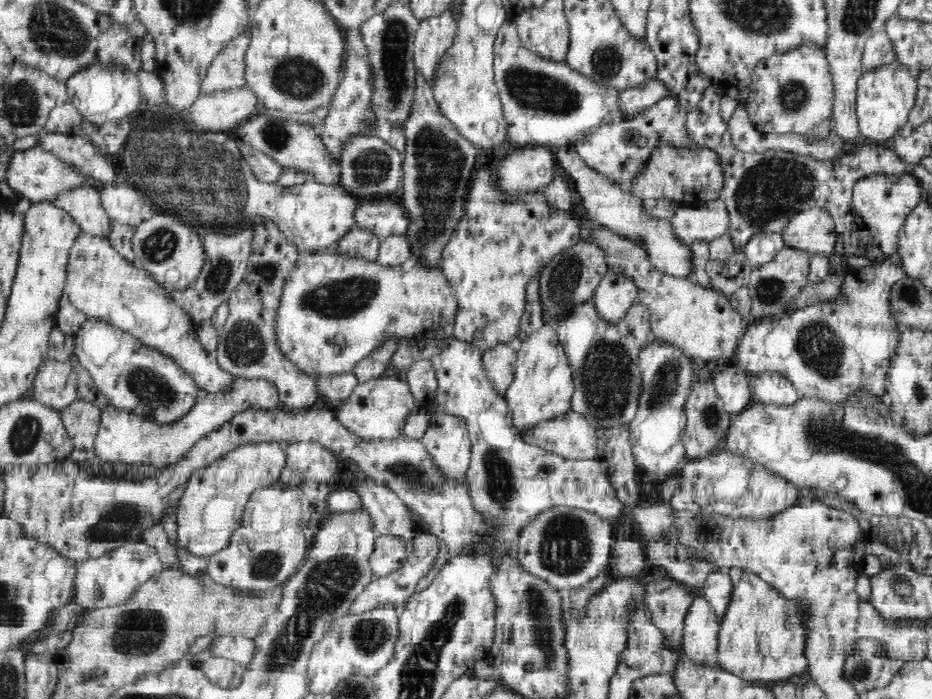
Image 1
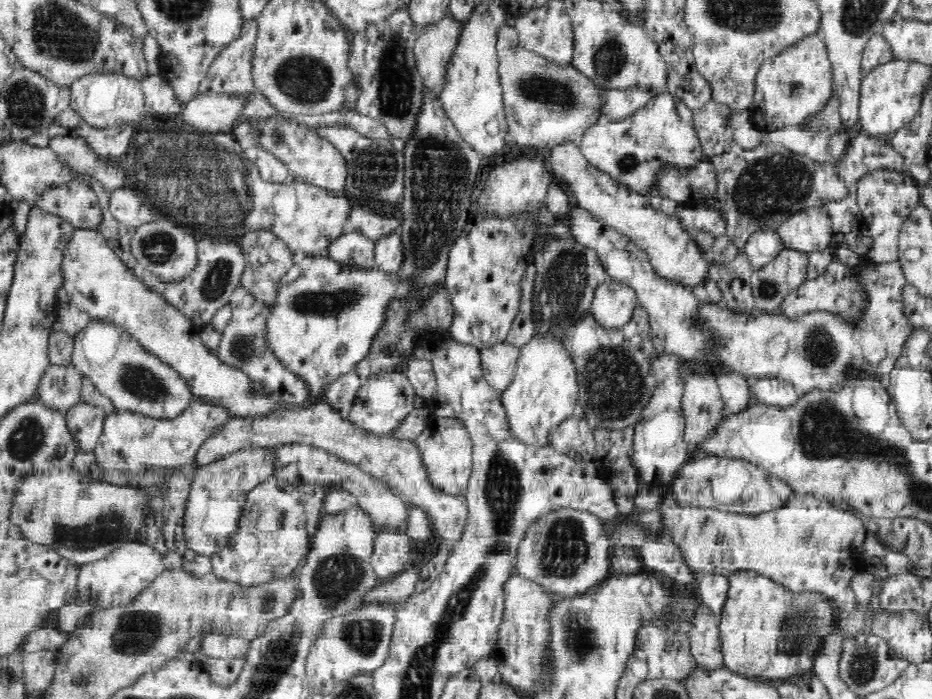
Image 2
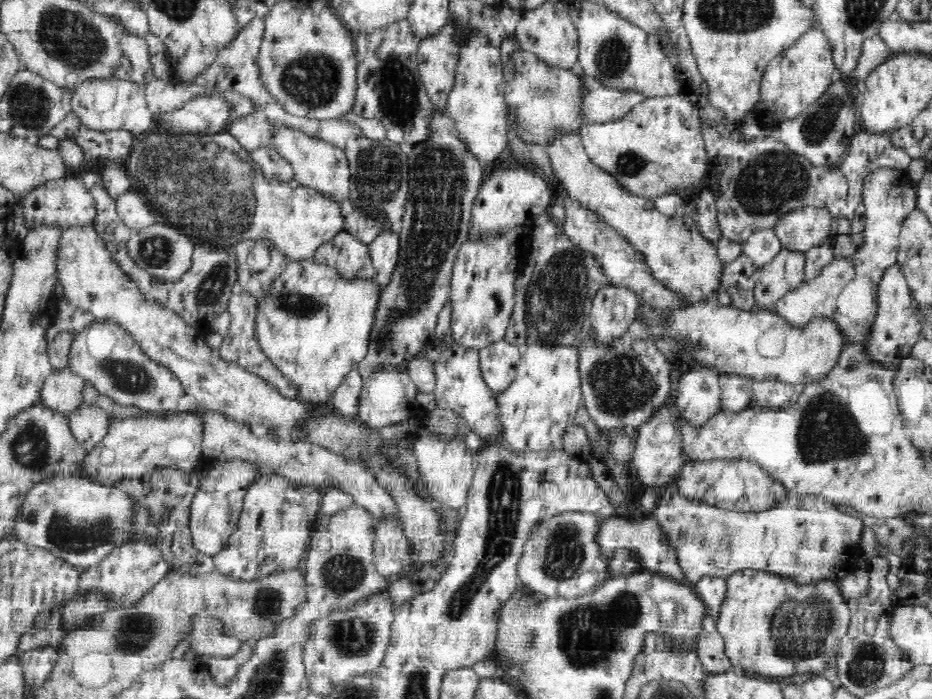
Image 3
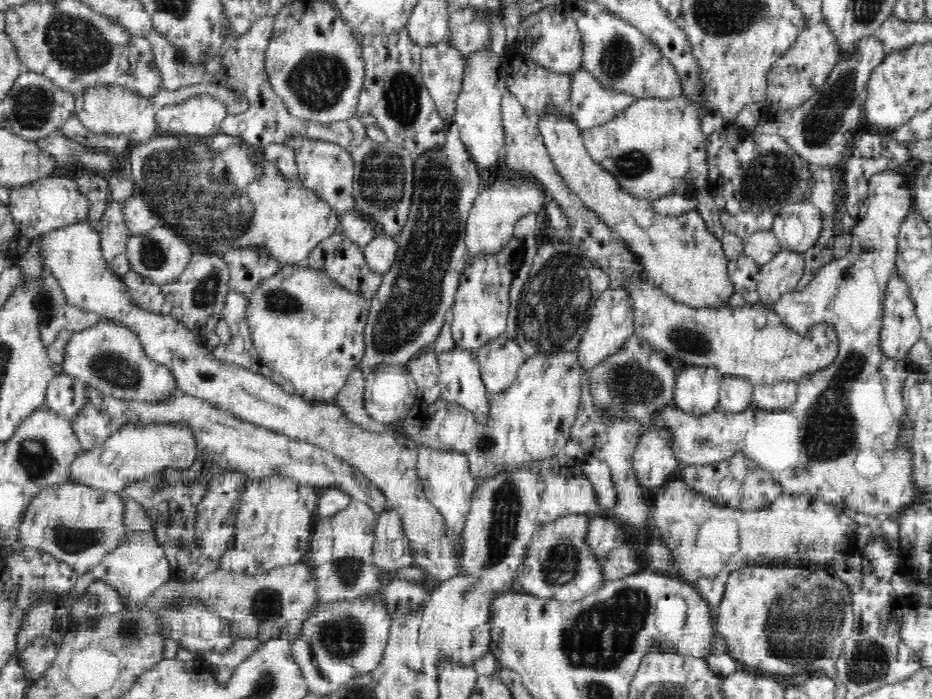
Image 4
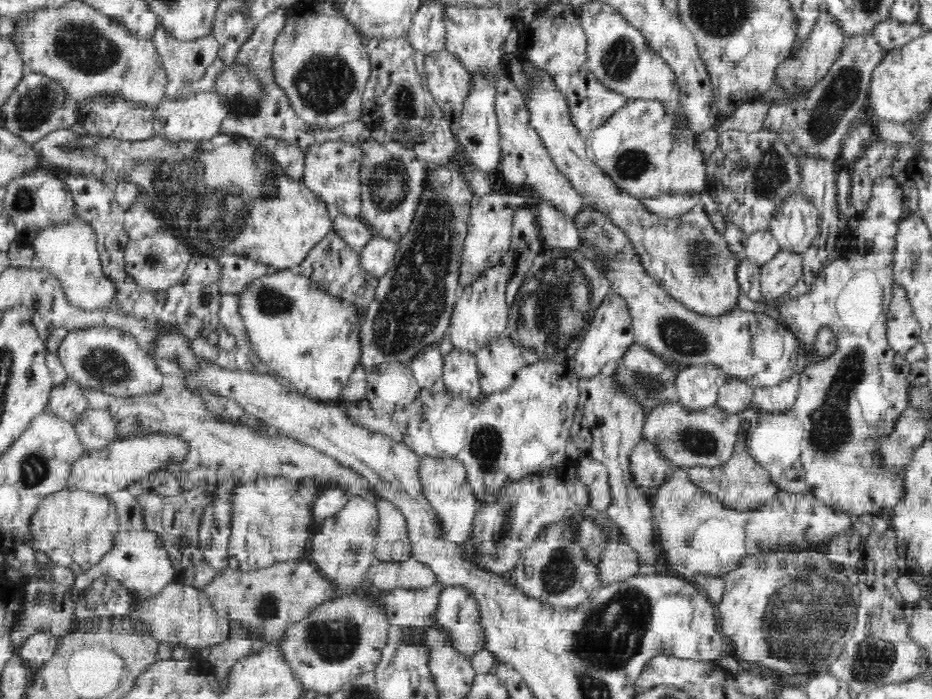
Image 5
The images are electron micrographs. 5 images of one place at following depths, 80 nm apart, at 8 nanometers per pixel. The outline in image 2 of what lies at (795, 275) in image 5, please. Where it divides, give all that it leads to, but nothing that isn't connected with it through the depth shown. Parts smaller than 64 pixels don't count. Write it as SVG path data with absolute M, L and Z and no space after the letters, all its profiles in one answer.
M782 249L751 276L755 312L778 313L780 303L807 279L807 253Z

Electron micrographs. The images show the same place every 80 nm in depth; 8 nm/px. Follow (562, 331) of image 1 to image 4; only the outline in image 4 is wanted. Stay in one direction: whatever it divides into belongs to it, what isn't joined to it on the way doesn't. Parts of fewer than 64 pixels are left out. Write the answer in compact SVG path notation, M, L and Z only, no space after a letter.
M637 334L628 338L618 354L604 358L604 361L583 375L592 381L592 397L596 399L596 405L604 409L604 415L613 417L632 414L645 425L646 420L662 407L674 405L677 377L674 368L670 366L669 359L641 340Z

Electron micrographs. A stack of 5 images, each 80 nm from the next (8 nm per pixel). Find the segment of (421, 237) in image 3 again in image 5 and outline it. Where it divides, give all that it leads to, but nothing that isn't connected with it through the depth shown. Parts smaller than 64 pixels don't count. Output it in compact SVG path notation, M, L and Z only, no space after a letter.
M459 152L459 156L456 159L453 159L453 162L448 167L431 167L430 169L430 176L428 176L428 180L426 180L426 190L424 190L424 194L422 194L420 206L418 206L418 210L416 210L414 214L415 218L412 227L410 228L408 234L402 237L398 242L395 259L393 265L391 266L391 269L388 270L388 274L384 274L382 278L378 279L374 300L370 302L370 306L368 306L368 312L366 312L365 319L361 322L361 327L359 330L359 343L361 350L359 360L366 370L370 370L377 364L384 362L410 361L411 358L414 358L415 355L419 355L429 346L437 345L438 343L440 343L442 338L444 338L444 334L446 334L447 330L449 329L453 310L456 308L456 302L460 298L460 290L458 286L458 270L461 263L463 242L468 235L467 227L471 216L471 210L474 207L475 203L475 198L469 191L468 185L465 183L465 180L461 176L459 176L459 172L457 172L457 168L460 168L460 166L462 166L462 164L464 163L465 156L461 152Z

